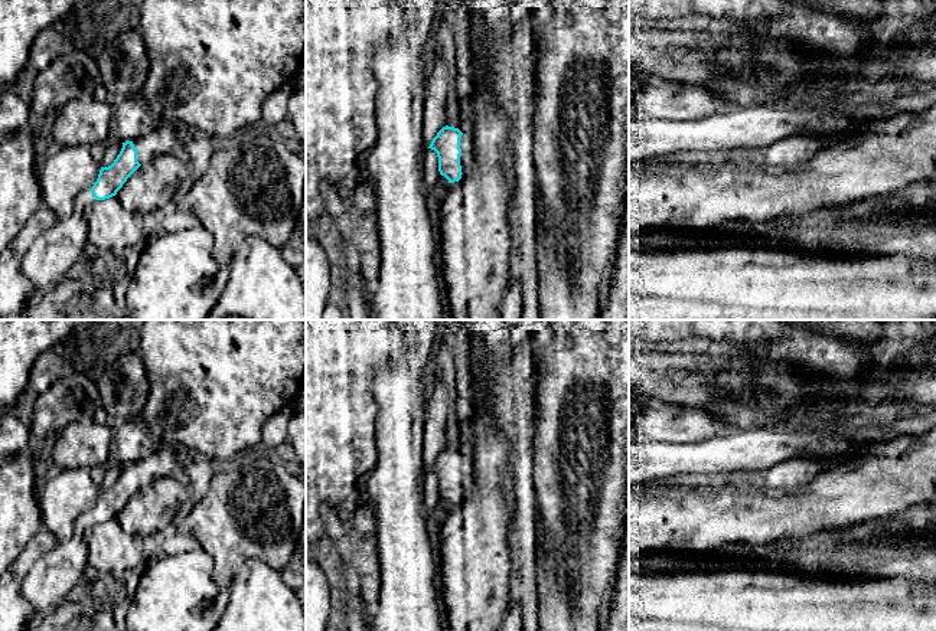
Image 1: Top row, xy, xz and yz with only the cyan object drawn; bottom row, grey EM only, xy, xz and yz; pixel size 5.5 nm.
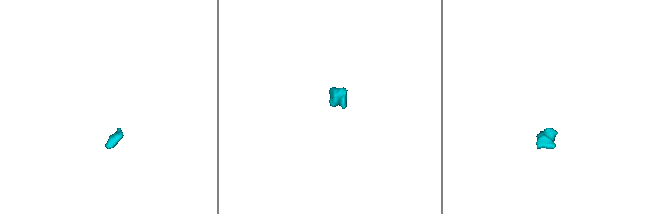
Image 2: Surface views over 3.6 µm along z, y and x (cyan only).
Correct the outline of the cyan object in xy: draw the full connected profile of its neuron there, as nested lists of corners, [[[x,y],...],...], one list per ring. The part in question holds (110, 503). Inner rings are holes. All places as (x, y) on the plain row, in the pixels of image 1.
[[[159,445],[150,457],[123,465],[114,485],[101,490],[94,509],[76,520],[71,539],[45,553],[29,570],[22,585],[32,608],[27,630],[63,604],[84,575],[94,524],[115,519],[127,501],[153,480],[180,475],[186,458],[187,454],[182,449]]]

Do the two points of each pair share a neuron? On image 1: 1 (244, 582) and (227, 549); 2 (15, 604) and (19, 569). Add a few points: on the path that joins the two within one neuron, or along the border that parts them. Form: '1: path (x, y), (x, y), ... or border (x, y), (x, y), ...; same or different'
1: border (270, 566), (244, 558), (227, 588); different
2: path (15, 595), (15, 578); same

